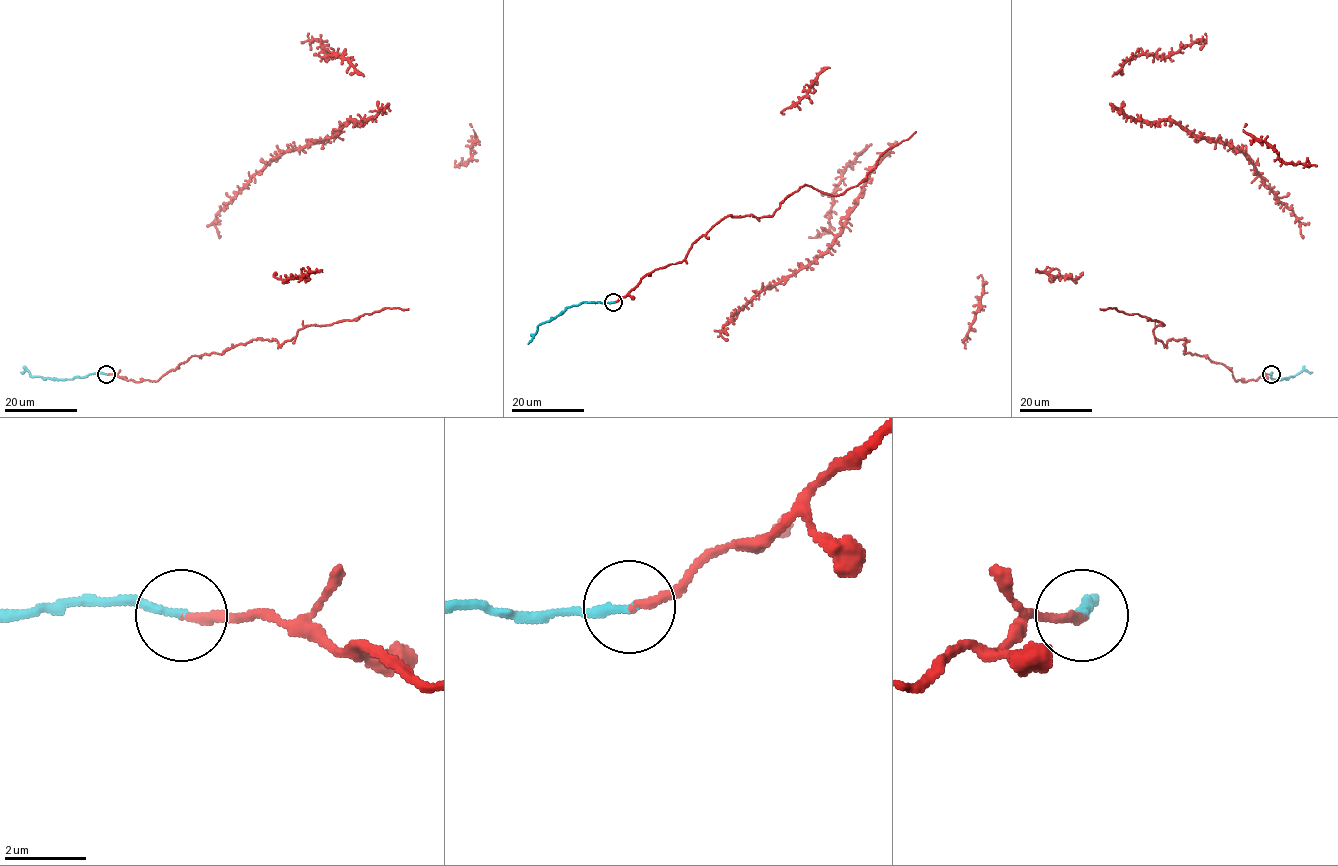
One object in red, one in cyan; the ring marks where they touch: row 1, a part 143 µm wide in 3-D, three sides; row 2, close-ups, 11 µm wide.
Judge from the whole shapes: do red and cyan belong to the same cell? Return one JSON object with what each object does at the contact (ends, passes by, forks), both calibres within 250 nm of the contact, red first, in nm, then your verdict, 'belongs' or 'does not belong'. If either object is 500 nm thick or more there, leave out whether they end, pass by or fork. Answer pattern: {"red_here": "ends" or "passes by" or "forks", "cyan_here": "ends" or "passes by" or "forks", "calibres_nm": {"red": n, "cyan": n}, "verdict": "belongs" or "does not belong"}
{"red_here": "ends", "cyan_here": "ends", "calibres_nm": {"red": 220, "cyan": 220}, "verdict": "does not belong"}

